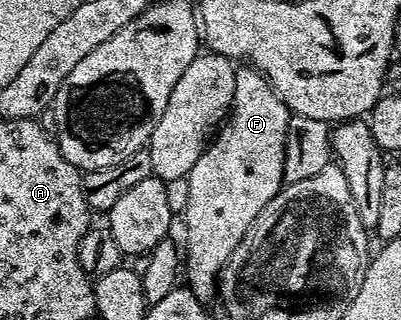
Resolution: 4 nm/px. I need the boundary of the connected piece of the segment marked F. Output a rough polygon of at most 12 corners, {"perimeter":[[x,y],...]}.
{"perimeter":[[251,66],[187,176],[182,274],[221,267],[285,185],[288,105]]}

